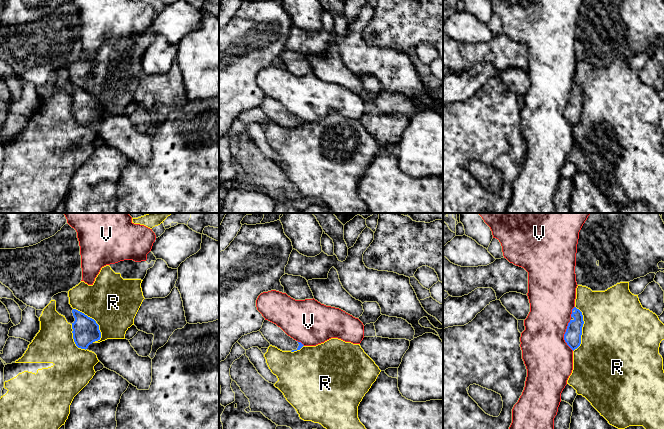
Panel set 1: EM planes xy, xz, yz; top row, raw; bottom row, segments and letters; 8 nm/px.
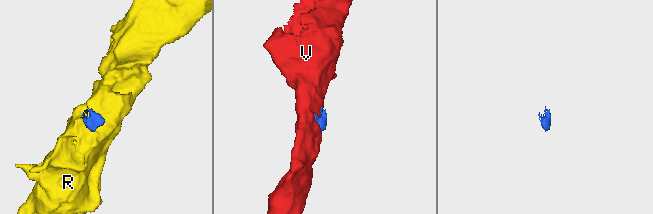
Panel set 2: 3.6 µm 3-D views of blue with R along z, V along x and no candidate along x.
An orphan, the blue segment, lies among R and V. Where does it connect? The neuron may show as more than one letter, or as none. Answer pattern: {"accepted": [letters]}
{"accepted": []}

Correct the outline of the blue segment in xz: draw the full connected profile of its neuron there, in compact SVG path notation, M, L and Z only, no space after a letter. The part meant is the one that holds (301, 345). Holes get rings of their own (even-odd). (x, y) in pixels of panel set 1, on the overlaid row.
M264 320L260 332L264 338L270 343L270 345L277 347L282 351L297 351L304 345L288 336L280 327L276 324Z

